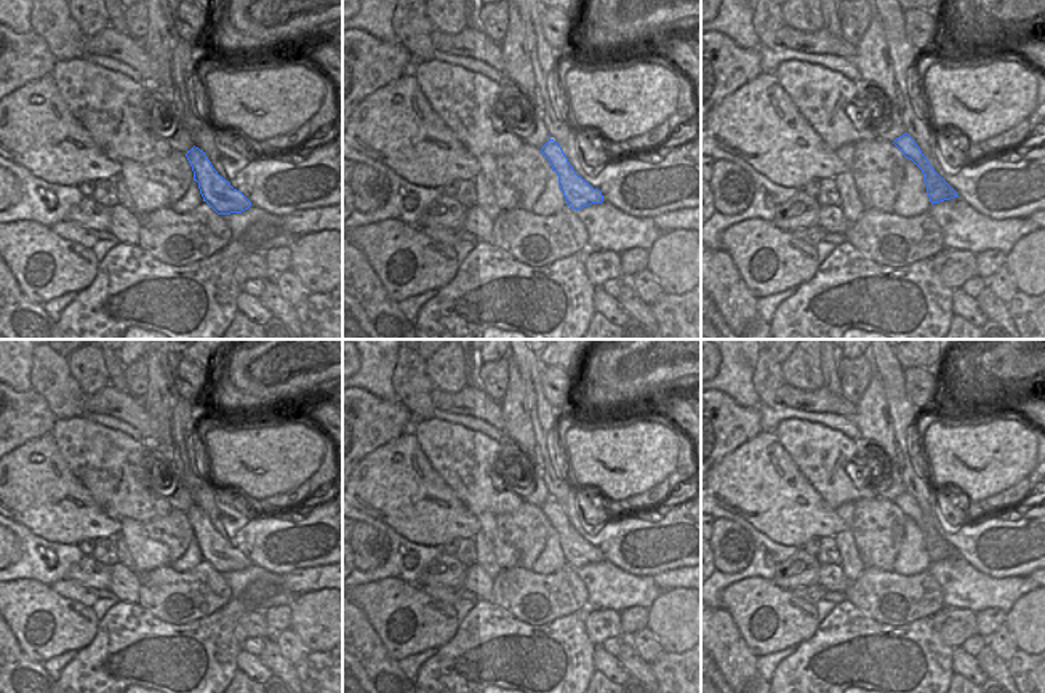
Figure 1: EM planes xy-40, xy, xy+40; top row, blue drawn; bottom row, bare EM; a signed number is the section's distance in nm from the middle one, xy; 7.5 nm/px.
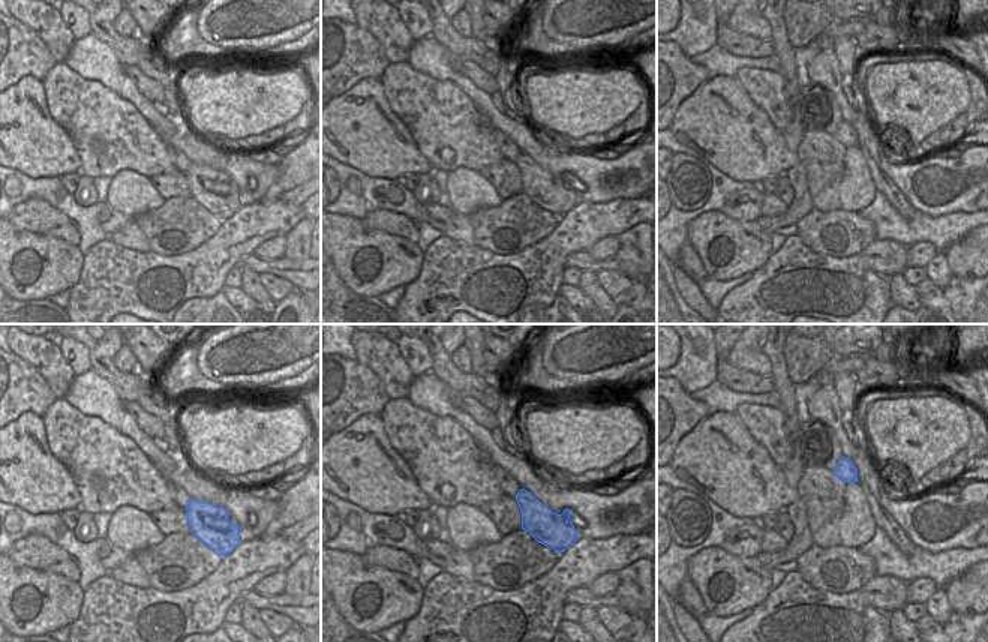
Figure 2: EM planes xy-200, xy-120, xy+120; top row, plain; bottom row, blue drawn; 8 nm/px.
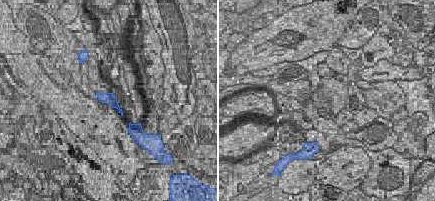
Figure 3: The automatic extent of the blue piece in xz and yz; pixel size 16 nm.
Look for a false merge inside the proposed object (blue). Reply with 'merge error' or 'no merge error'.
no merge error

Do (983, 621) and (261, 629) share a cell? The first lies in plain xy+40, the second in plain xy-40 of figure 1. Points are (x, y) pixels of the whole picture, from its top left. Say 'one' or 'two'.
two

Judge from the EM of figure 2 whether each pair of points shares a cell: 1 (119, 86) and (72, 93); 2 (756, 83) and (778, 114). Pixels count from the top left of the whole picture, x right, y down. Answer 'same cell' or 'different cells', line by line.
1: different cells
2: same cell

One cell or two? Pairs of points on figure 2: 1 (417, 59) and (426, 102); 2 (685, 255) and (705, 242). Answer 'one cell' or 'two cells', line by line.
1: two cells
2: two cells

